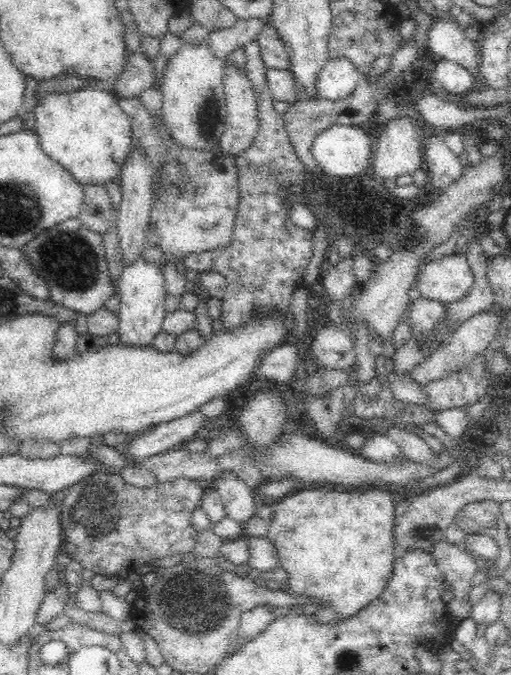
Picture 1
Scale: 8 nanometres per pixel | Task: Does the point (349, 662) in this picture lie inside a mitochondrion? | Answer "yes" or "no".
yes

